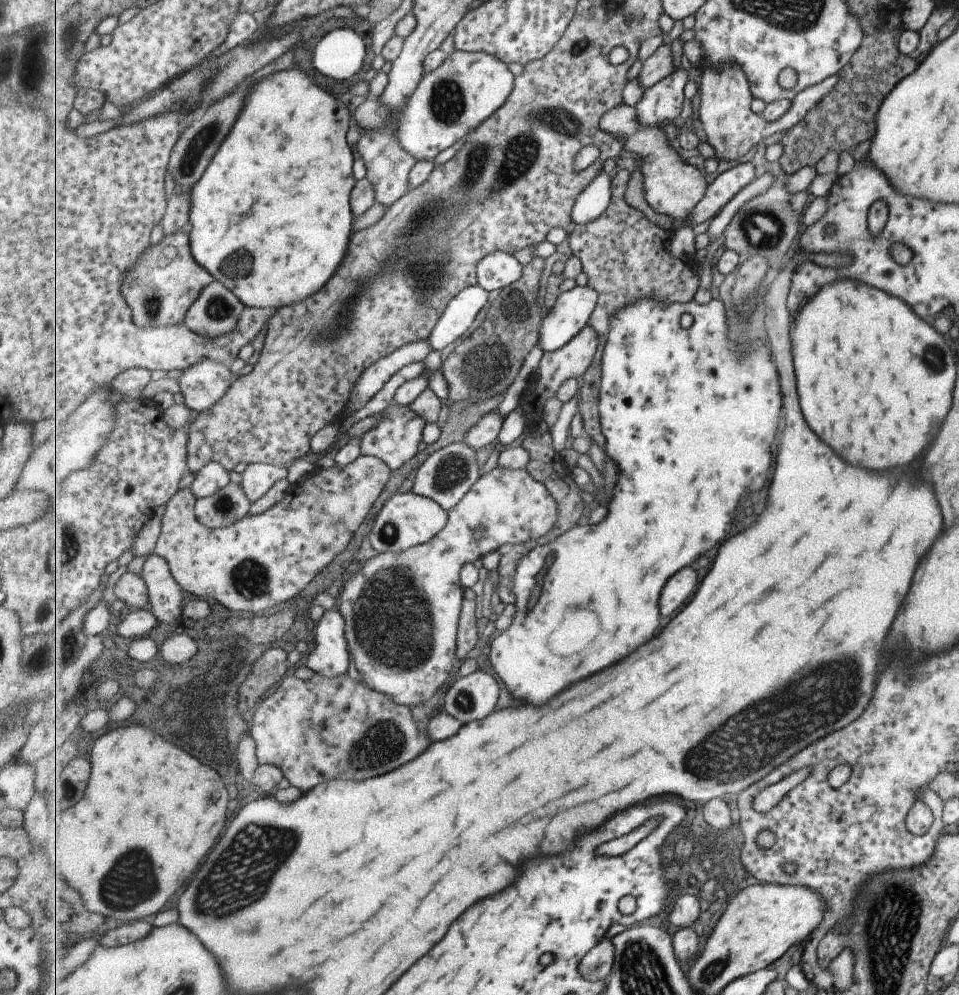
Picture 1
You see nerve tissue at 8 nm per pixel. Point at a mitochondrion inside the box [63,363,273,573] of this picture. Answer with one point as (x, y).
(225, 505)

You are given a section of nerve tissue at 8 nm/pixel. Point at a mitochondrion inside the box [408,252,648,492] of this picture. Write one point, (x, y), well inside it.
(486, 362)

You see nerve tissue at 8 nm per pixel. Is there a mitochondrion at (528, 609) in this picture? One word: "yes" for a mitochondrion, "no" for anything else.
no

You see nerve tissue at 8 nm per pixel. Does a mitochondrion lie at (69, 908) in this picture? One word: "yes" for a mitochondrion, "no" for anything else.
no

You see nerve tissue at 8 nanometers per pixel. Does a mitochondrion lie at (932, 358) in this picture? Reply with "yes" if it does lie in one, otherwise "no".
yes

